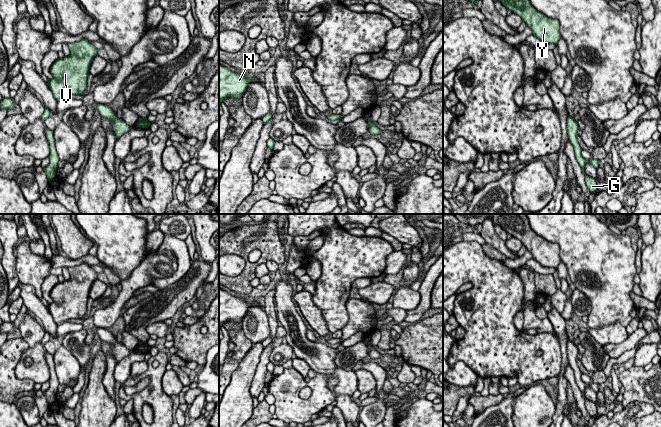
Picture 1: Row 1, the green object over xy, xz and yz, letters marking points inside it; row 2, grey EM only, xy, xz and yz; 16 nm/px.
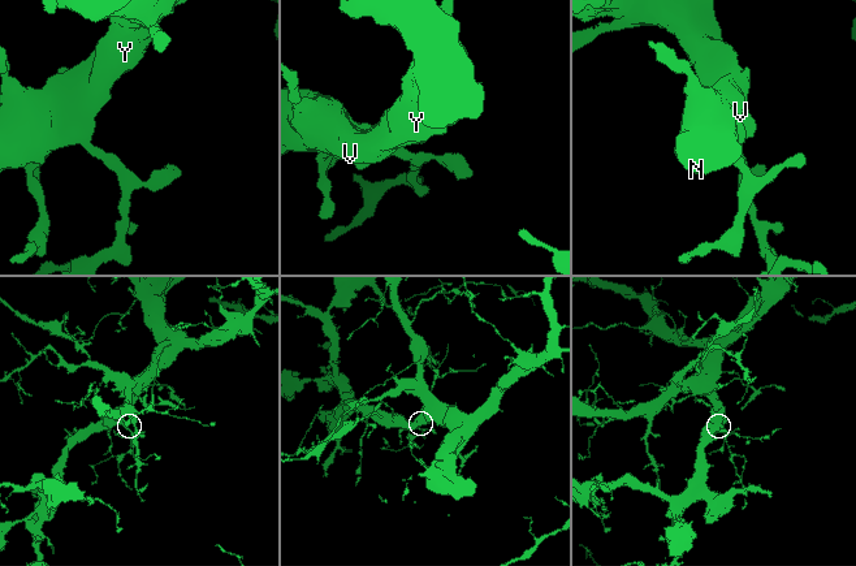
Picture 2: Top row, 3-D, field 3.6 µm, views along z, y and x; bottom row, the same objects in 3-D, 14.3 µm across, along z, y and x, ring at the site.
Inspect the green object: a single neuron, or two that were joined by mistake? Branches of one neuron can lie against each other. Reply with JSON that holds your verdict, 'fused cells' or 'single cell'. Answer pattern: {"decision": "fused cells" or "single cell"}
{"decision": "single cell"}

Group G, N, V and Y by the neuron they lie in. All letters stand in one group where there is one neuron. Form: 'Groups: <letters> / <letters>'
Groups: G N V Y

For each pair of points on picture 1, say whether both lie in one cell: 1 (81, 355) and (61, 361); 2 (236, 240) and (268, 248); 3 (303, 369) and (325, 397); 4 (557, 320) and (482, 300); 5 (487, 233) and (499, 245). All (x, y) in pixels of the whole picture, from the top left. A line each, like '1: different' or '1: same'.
1: different
2: same
3: different
4: different
5: same

